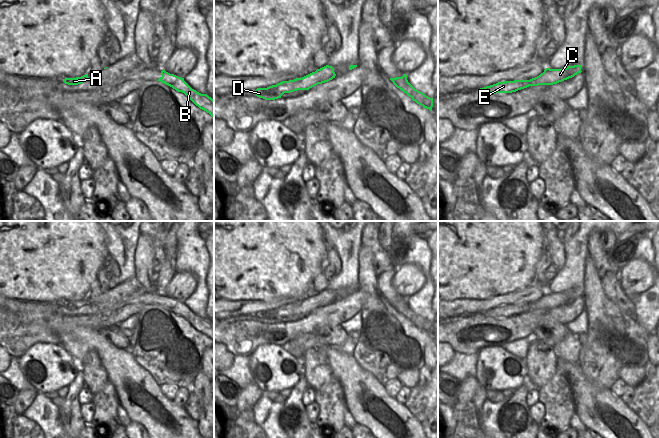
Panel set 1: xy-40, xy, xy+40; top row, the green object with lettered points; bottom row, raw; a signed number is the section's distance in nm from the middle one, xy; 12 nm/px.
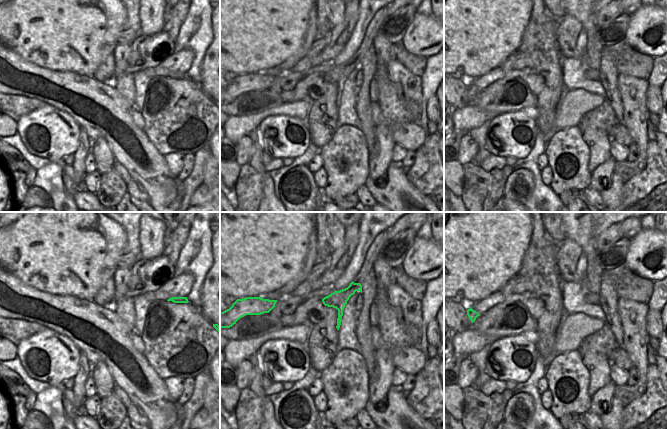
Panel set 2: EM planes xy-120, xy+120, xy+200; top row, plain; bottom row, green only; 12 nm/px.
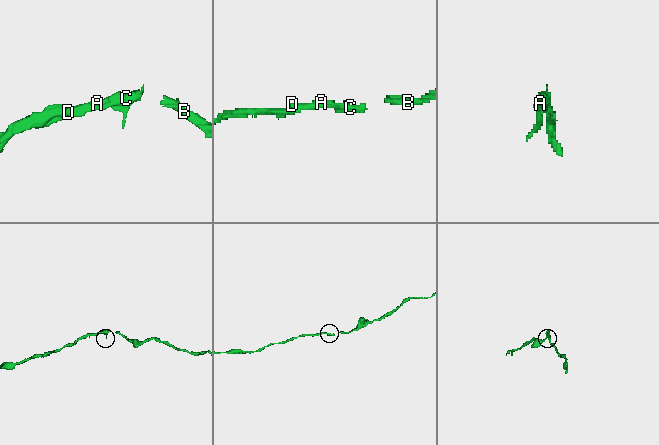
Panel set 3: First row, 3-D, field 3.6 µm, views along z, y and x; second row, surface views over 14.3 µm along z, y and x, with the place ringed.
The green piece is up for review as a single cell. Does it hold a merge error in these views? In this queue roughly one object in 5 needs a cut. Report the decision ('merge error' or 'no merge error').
no merge error

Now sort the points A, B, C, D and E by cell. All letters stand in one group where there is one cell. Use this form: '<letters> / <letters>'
A B C D E

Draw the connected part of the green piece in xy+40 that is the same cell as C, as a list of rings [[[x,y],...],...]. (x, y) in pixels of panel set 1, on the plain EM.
[[[581,289],[568,290],[564,293],[546,292],[539,300],[530,304],[514,304],[498,306],[496,308],[480,312],[487,317],[512,317],[529,310],[553,309],[581,297]]]

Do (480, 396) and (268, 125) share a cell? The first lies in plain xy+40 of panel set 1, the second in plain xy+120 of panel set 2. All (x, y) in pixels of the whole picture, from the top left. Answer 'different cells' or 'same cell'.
different cells

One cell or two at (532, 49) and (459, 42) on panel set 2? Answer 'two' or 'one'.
two

